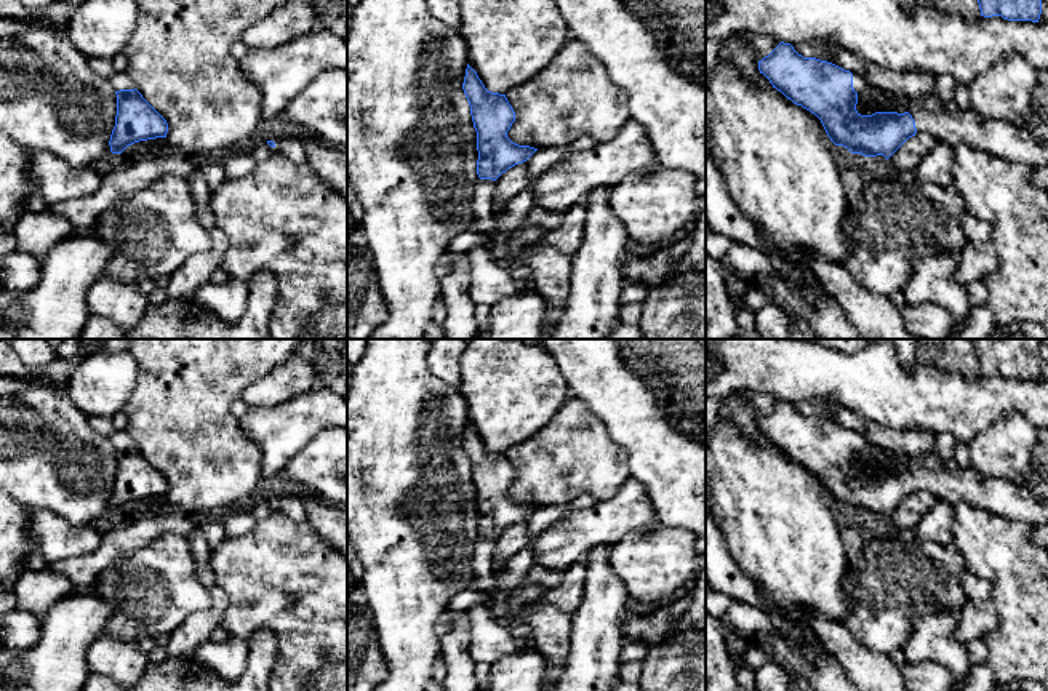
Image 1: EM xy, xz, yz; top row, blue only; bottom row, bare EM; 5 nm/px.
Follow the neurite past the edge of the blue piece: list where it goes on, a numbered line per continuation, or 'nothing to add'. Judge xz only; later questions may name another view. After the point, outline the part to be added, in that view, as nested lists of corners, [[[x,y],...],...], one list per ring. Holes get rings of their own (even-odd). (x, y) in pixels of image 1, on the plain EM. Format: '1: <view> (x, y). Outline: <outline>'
1: xz (484, 563). Outline: [[[480,537],[474,545],[472,566],[475,579],[470,589],[485,593],[493,593],[493,577],[496,573],[493,549],[494,549],[494,539],[491,537]]]

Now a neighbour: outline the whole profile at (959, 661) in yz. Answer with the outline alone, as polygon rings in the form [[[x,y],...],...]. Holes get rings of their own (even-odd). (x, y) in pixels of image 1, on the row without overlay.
[[[934,609],[920,614],[914,630],[902,646],[907,661],[936,661],[952,672],[952,688],[957,691],[971,672],[966,645],[954,635],[958,613]]]

